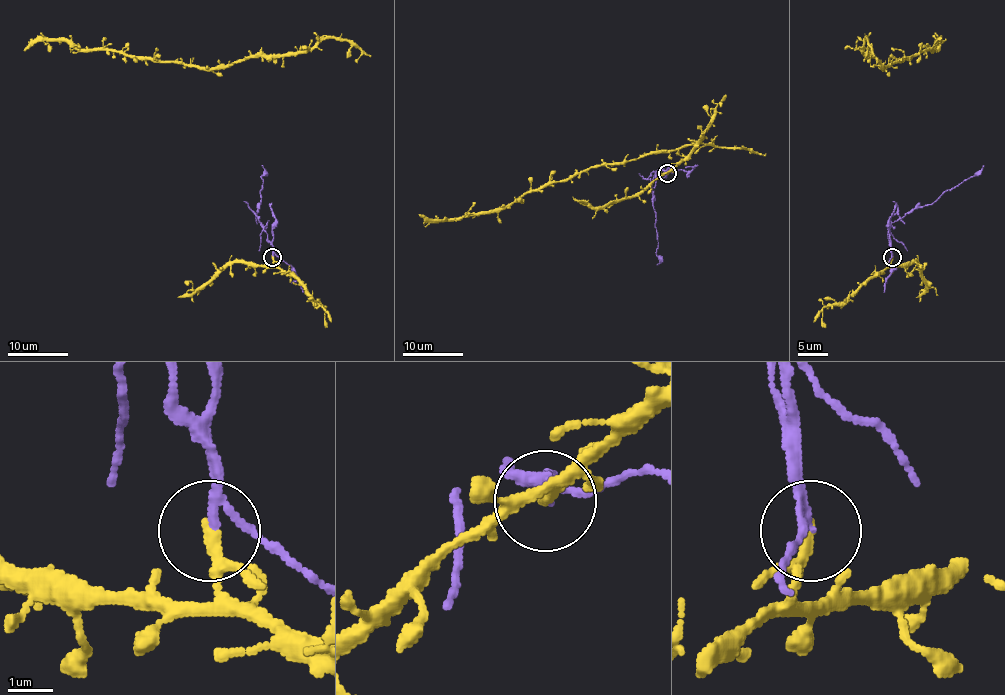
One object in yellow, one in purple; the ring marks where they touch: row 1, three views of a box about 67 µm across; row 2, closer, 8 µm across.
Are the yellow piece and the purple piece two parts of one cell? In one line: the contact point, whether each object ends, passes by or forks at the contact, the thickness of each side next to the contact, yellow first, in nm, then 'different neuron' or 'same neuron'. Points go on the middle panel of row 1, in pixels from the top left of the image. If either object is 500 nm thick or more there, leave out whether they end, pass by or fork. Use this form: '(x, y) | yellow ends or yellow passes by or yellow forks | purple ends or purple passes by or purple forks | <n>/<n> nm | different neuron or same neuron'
(667, 173) | yellow passes by | purple passes by | 190/150 nm | different neuron

